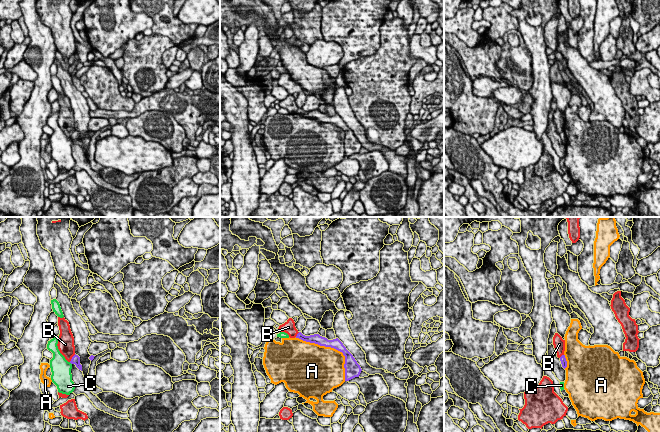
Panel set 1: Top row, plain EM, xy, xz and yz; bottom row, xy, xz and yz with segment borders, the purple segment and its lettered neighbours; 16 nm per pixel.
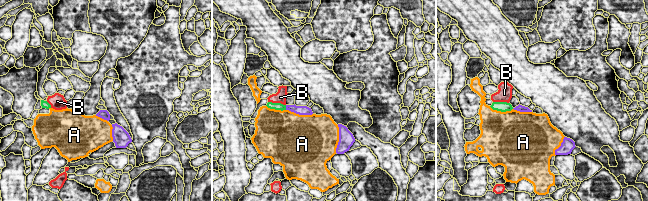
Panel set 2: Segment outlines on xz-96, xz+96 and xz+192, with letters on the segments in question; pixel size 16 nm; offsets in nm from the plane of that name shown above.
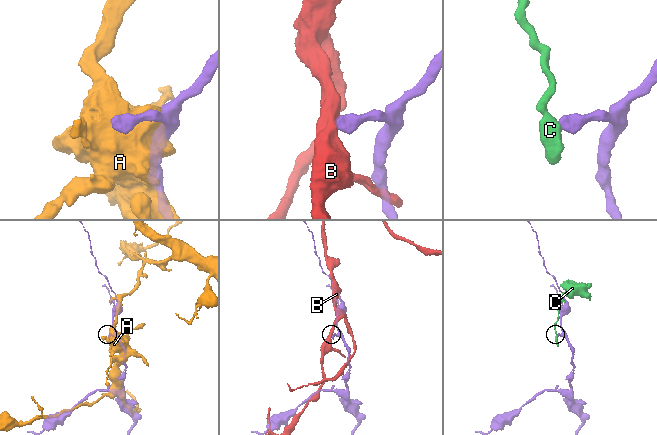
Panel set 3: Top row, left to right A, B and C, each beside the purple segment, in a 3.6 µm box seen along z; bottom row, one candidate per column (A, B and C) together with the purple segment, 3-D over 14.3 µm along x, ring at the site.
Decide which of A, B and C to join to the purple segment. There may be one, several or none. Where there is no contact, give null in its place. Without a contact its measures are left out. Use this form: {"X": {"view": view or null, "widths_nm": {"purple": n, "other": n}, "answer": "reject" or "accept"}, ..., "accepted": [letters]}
{"A": {"view": "xz", "widths_nm": {"purple": 160, "other": 480}, "answer": "reject"}, "B": {"view": "xy", "widths_nm": {"purple": 130, "other": 260}, "answer": "reject"}, "C": {"view": null, "answer": "reject"}, "accepted": []}

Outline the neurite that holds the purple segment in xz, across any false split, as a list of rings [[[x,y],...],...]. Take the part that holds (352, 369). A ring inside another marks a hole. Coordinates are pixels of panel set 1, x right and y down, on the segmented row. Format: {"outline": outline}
{"outline": [[[301,332],[297,334],[296,338],[299,338],[306,342],[315,343],[320,346],[331,347],[342,352],[345,356],[345,381],[349,381],[355,377],[359,377],[362,371],[360,365],[338,338],[328,340],[327,338],[320,336],[319,334],[305,336]]]}

